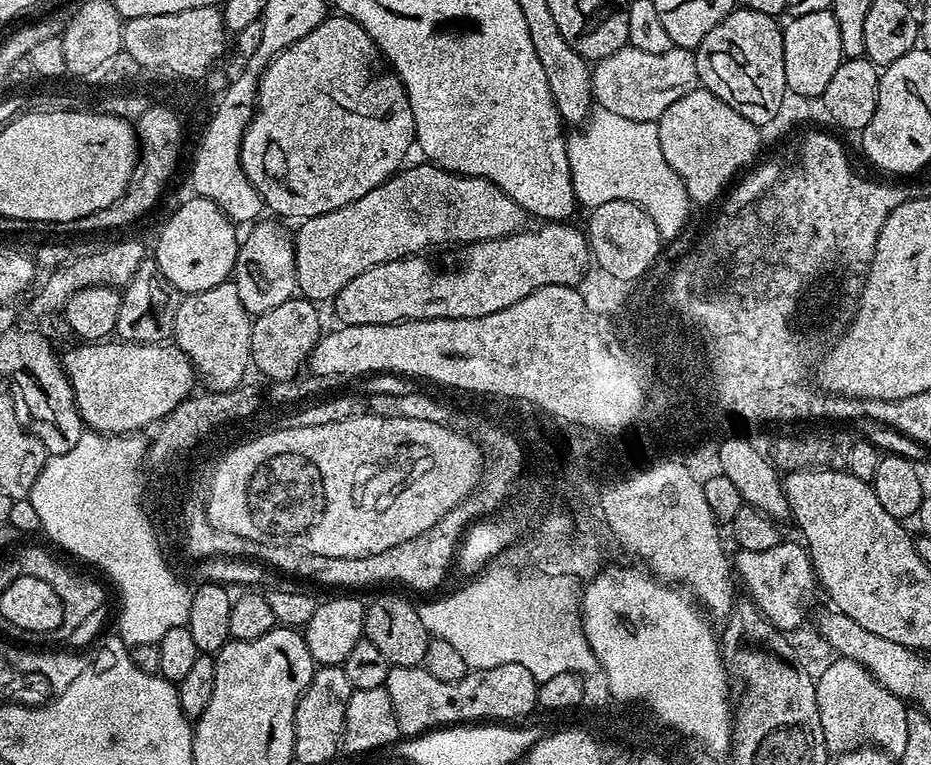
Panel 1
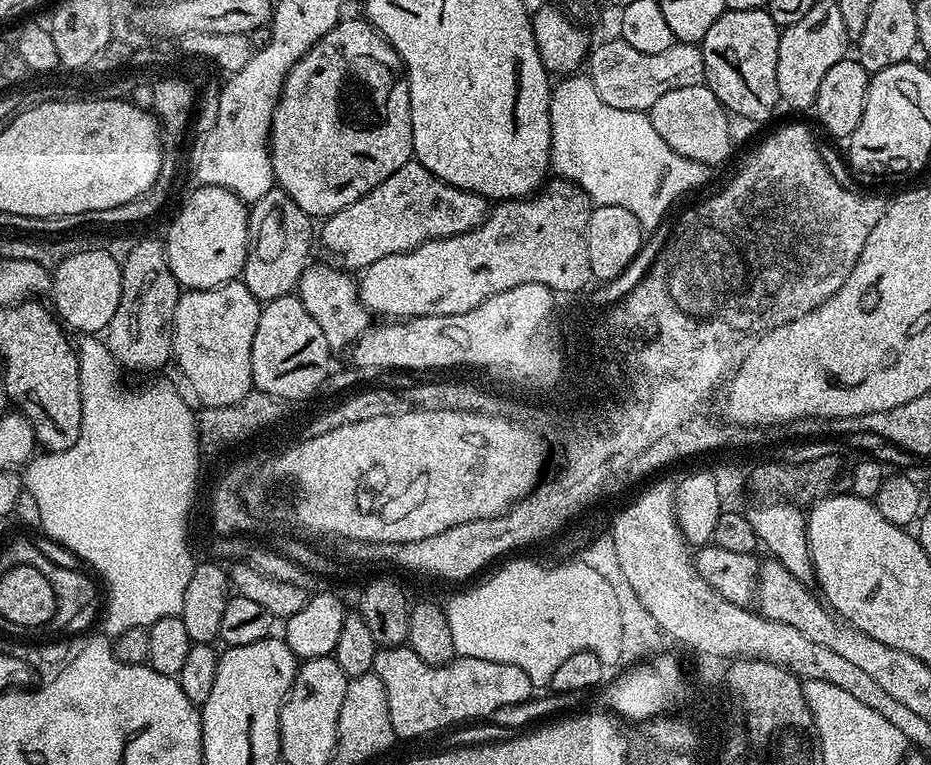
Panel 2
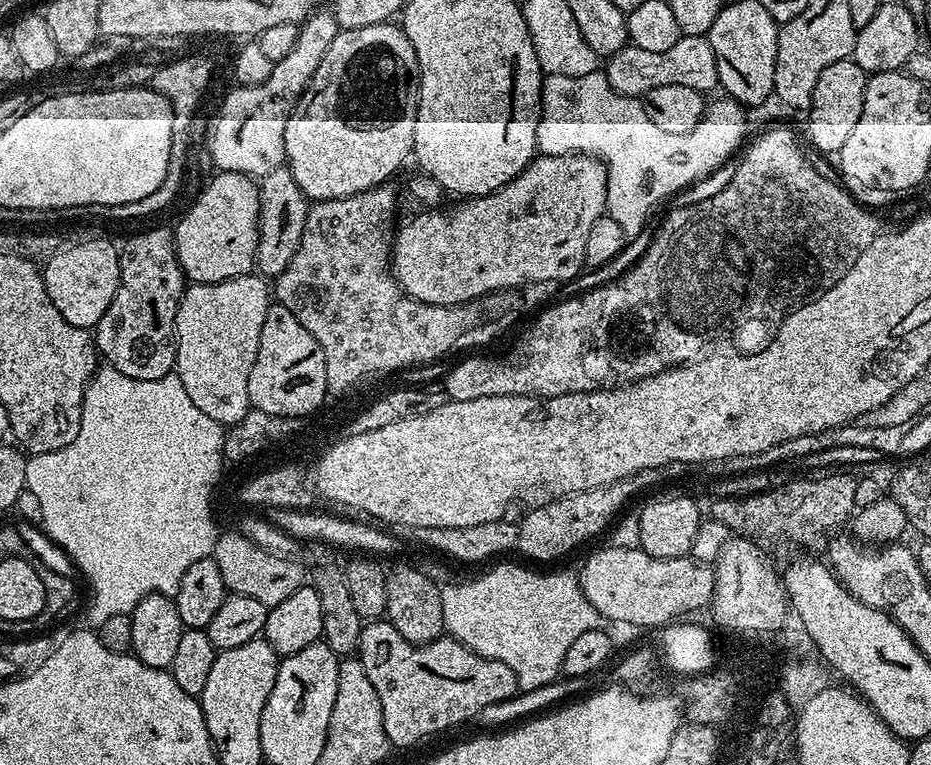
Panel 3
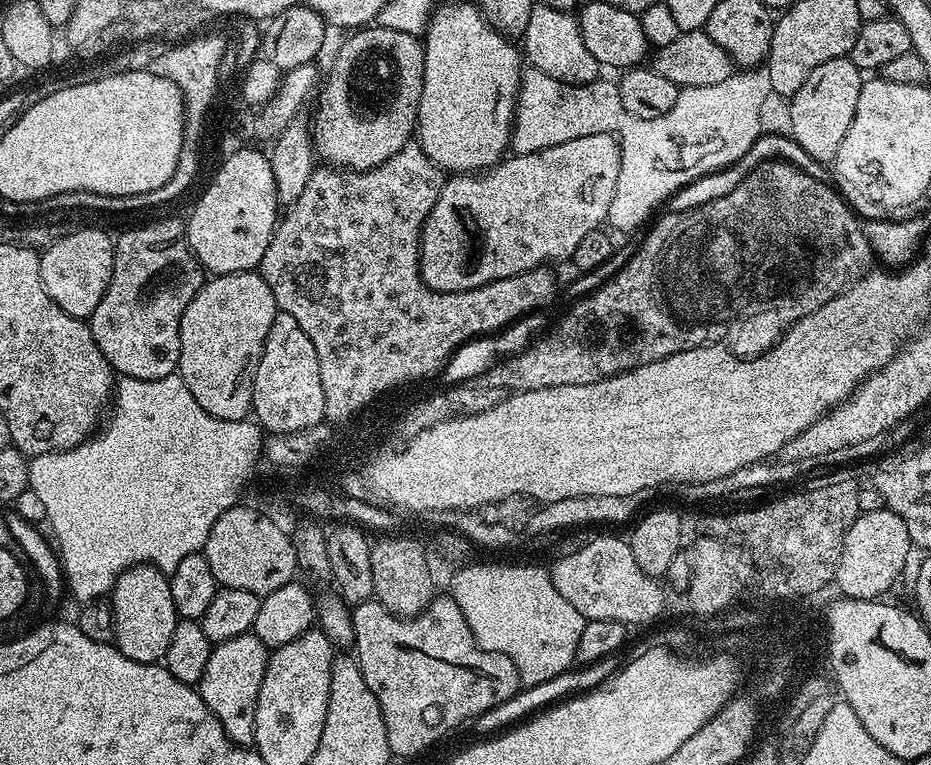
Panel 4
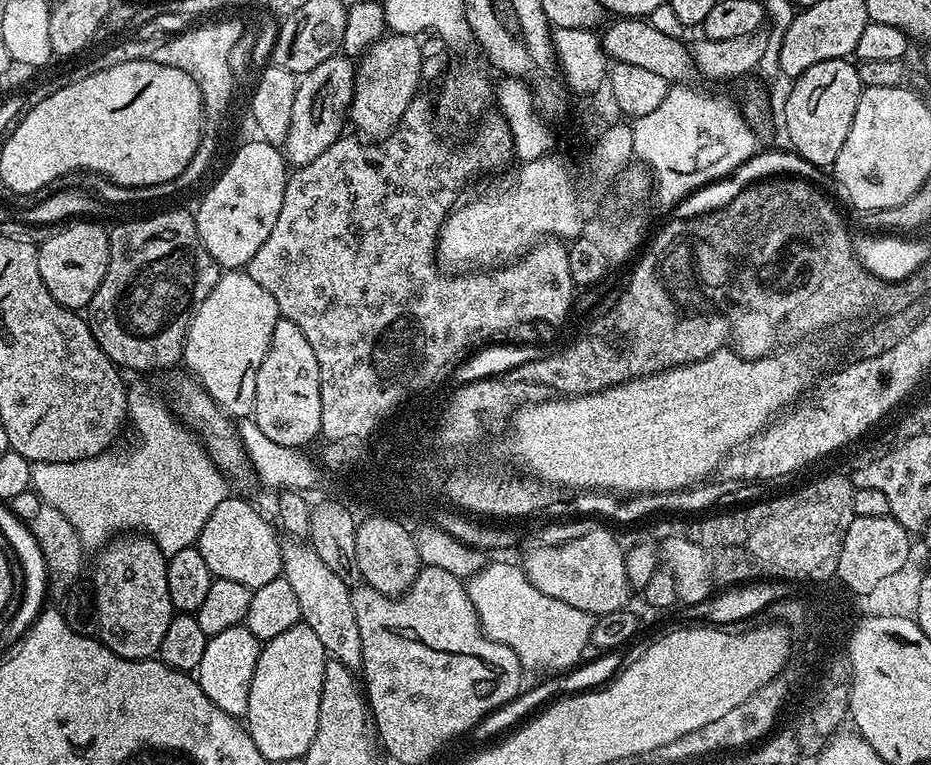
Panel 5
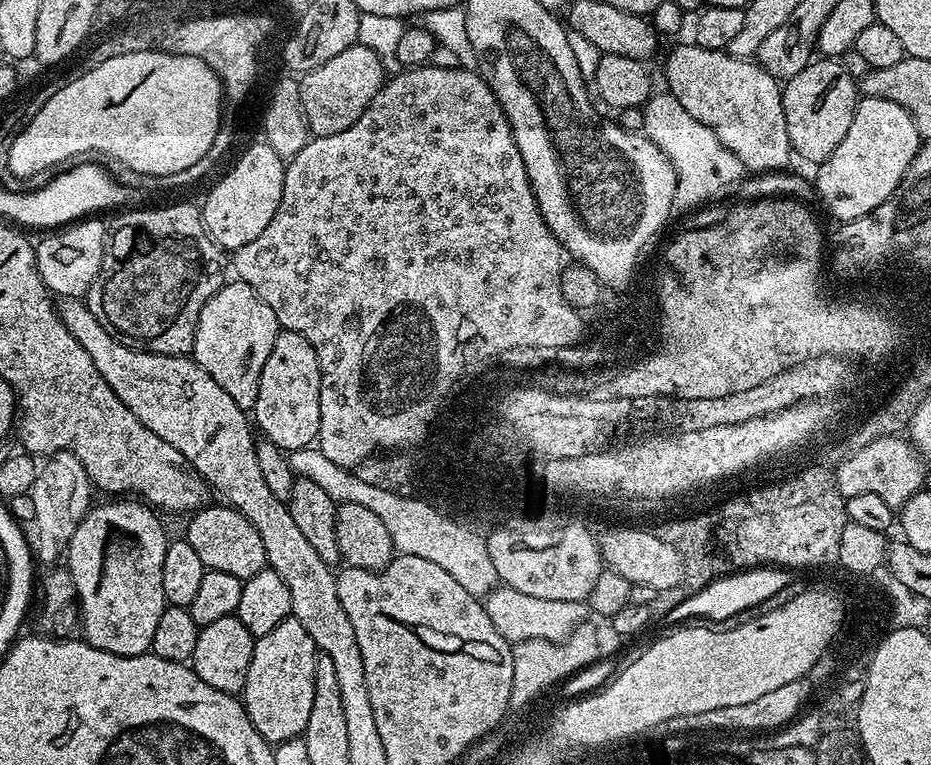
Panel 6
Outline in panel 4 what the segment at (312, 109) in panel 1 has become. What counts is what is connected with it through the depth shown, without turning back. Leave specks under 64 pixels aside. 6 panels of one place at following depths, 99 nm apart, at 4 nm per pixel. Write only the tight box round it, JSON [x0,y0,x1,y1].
[314,26,424,172]

